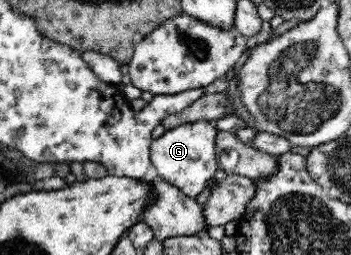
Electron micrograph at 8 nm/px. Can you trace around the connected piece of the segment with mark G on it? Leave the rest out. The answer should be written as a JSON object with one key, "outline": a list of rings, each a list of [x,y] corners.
{"outline":[[[198,120],[196,123],[182,124],[167,130],[152,141],[152,165],[165,182],[177,187],[187,197],[197,199],[207,187],[211,187],[219,168],[216,154],[217,133],[214,123],[207,120]]]}

